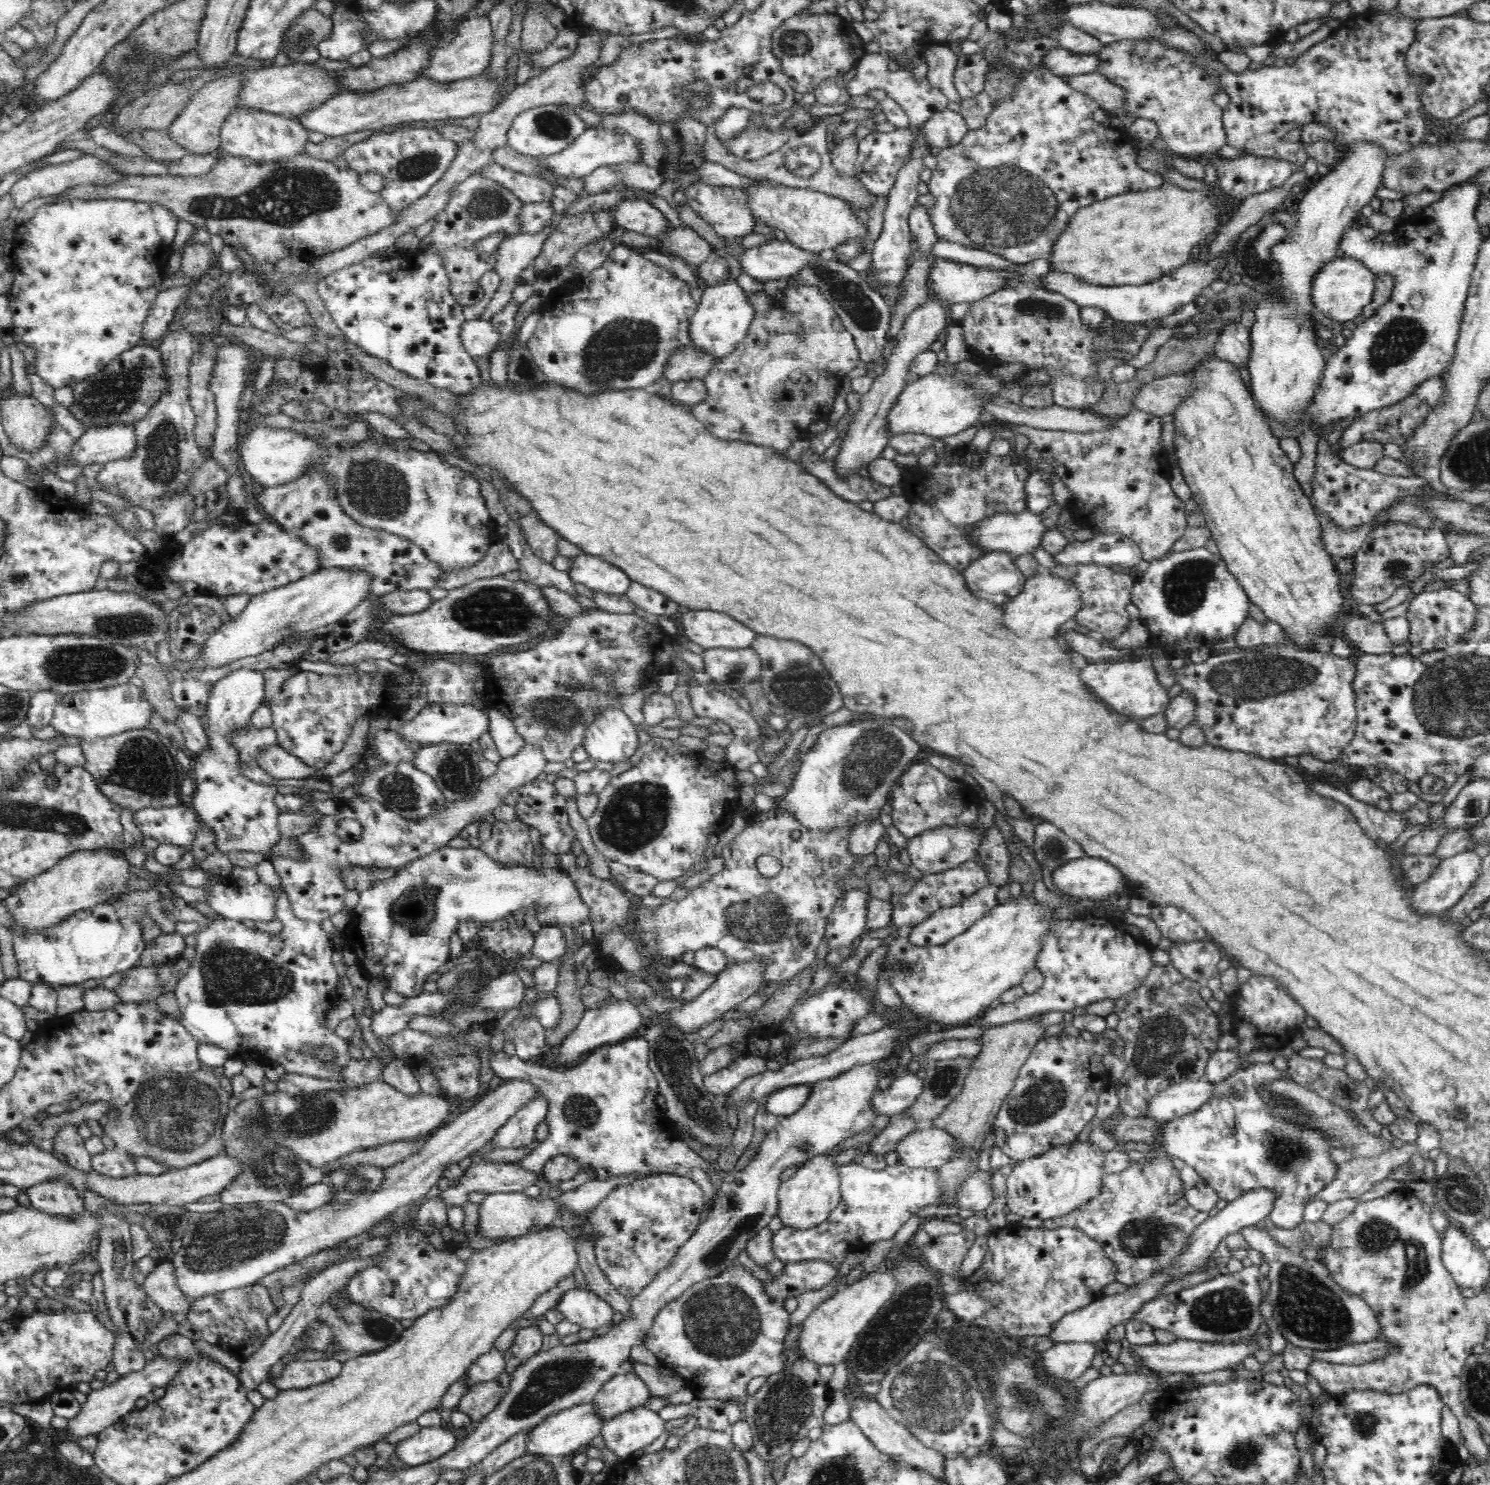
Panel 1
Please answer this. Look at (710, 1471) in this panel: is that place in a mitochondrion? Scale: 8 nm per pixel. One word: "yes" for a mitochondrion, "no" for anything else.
yes

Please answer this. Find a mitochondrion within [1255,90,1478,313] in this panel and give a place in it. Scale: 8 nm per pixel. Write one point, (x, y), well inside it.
(1413, 167)

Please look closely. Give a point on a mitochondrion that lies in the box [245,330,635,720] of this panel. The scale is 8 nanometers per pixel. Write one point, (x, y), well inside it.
(499, 611)

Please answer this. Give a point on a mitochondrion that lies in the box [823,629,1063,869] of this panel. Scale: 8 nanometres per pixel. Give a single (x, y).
(873, 756)

